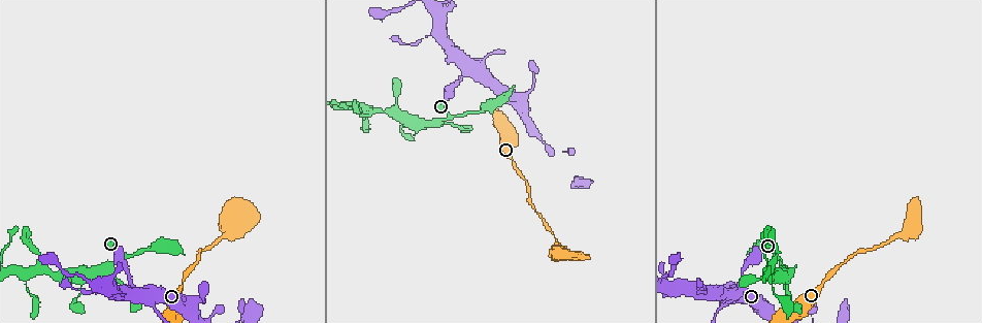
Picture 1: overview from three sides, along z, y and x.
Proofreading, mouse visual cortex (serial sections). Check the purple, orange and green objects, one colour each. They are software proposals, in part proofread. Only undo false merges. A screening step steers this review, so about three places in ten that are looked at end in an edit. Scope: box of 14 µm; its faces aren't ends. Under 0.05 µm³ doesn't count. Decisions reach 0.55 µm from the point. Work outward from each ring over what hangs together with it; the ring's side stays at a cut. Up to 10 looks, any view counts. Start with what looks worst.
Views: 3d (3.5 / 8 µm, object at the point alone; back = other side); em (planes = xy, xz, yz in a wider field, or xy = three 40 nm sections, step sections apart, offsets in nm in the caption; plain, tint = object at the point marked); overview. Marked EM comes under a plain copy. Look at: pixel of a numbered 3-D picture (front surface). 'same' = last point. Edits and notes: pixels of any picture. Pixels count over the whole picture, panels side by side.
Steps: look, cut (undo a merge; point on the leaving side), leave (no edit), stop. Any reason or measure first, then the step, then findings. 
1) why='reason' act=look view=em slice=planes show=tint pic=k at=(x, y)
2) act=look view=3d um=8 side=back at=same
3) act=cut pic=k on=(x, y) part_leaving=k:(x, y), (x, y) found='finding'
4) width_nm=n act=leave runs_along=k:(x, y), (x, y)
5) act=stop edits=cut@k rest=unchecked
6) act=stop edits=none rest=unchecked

why='thin neck' act=look view=3d um=3.5 pic=1 at=(787, 278)

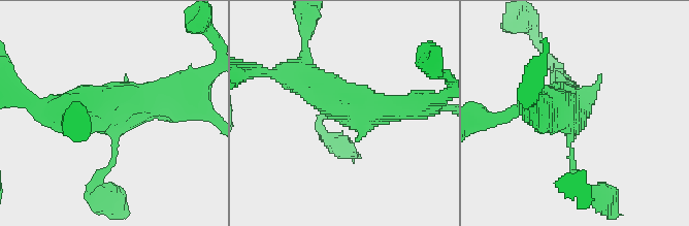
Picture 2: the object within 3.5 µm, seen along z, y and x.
arms=3 arm_widths_nm=100,400,450 act=look view=em slice=xy step=1 show=tint pic=2 at=(124, 117)

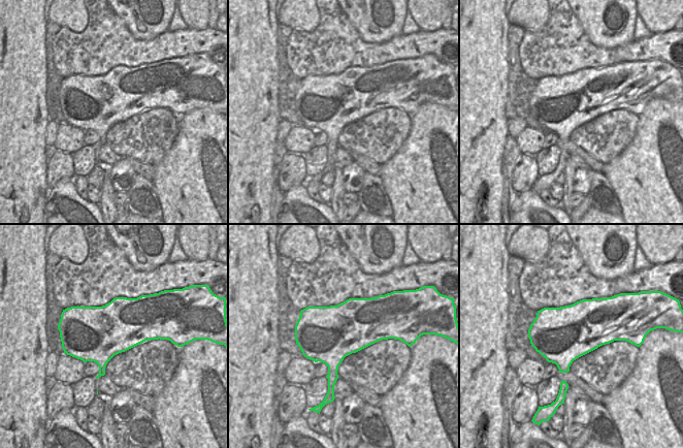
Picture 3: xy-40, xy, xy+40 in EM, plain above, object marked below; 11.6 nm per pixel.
act=leave runs_along=2:(198, 85), (154, 103), (68, 106) found='continuous, no second cell'

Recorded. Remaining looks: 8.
why='thin neck' act=look view=3d um=3.5 pic=1 at=(907, 228)

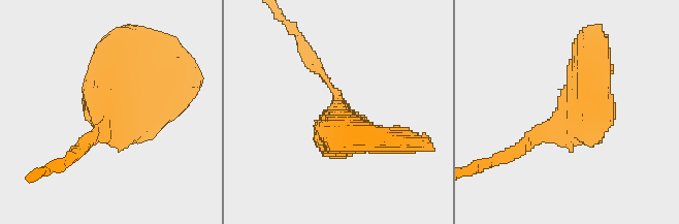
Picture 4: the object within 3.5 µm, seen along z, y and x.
why='shape alone is not enough' act=look view=em slice=xy step=5 show=tint pic=4 at=(573, 118)

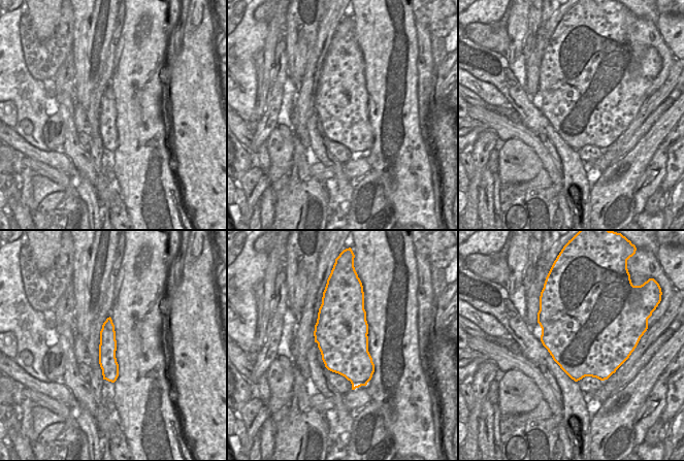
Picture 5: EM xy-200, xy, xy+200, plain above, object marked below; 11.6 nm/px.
act=leave runs_along=5:(108, 321), (108, 365), (110, 379) found='continuous, no second cell'

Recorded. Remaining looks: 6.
why='calibre changes' act=look view=3d um=3.5 pic=1 at=(721, 309)

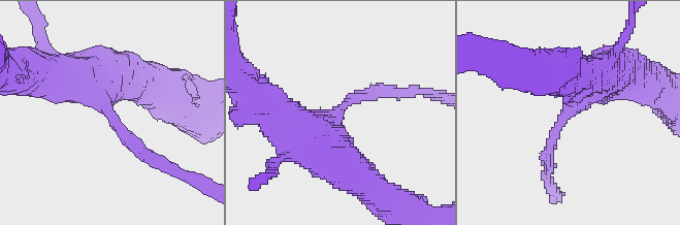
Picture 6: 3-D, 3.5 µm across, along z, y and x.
arm_widths_nm=200,600 act=look view=em slice=xy step=5 show=tint pic=6 at=(109, 110)

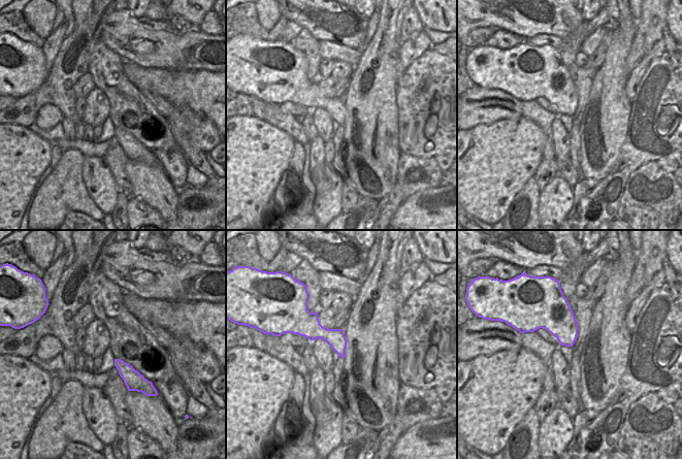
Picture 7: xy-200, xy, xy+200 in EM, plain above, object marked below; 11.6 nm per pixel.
act=look view=em slice=xy step=2 show=tint at=same

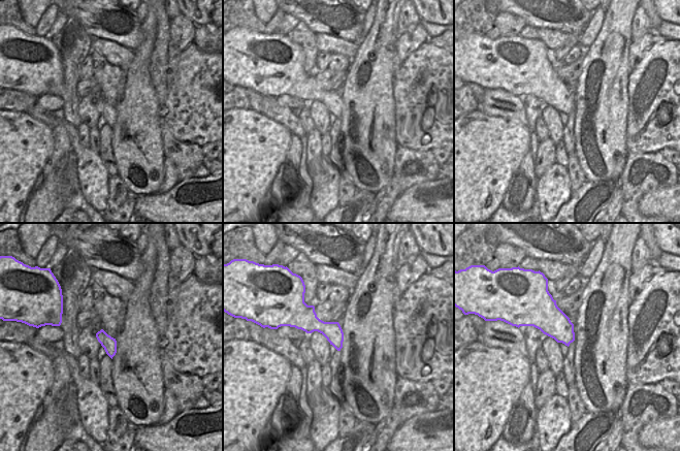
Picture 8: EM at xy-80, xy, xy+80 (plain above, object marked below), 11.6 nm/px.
act=cut pic=6 on=(140, 155) found='a second cell is stuck on'

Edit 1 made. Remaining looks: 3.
why='thin neck' act=look view=3d um=3.5 side=back pic=1 at=(455, 126)

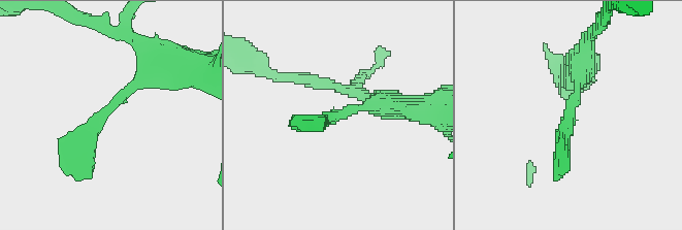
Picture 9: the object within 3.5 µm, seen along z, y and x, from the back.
why='shape alone is not enough' act=look view=em slice=planes show=tint pic=9 at=(339, 117)

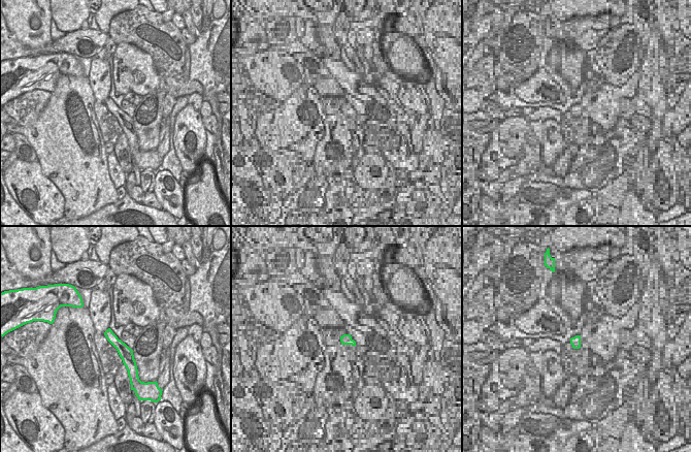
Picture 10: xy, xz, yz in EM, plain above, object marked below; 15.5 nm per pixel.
width_nm=200 act=leave runs_along=9:(157, 60), (103, 113), (78, 170) found='all the same cell'

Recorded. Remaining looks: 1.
act=stop edits=cut@6 rest=unchecked

